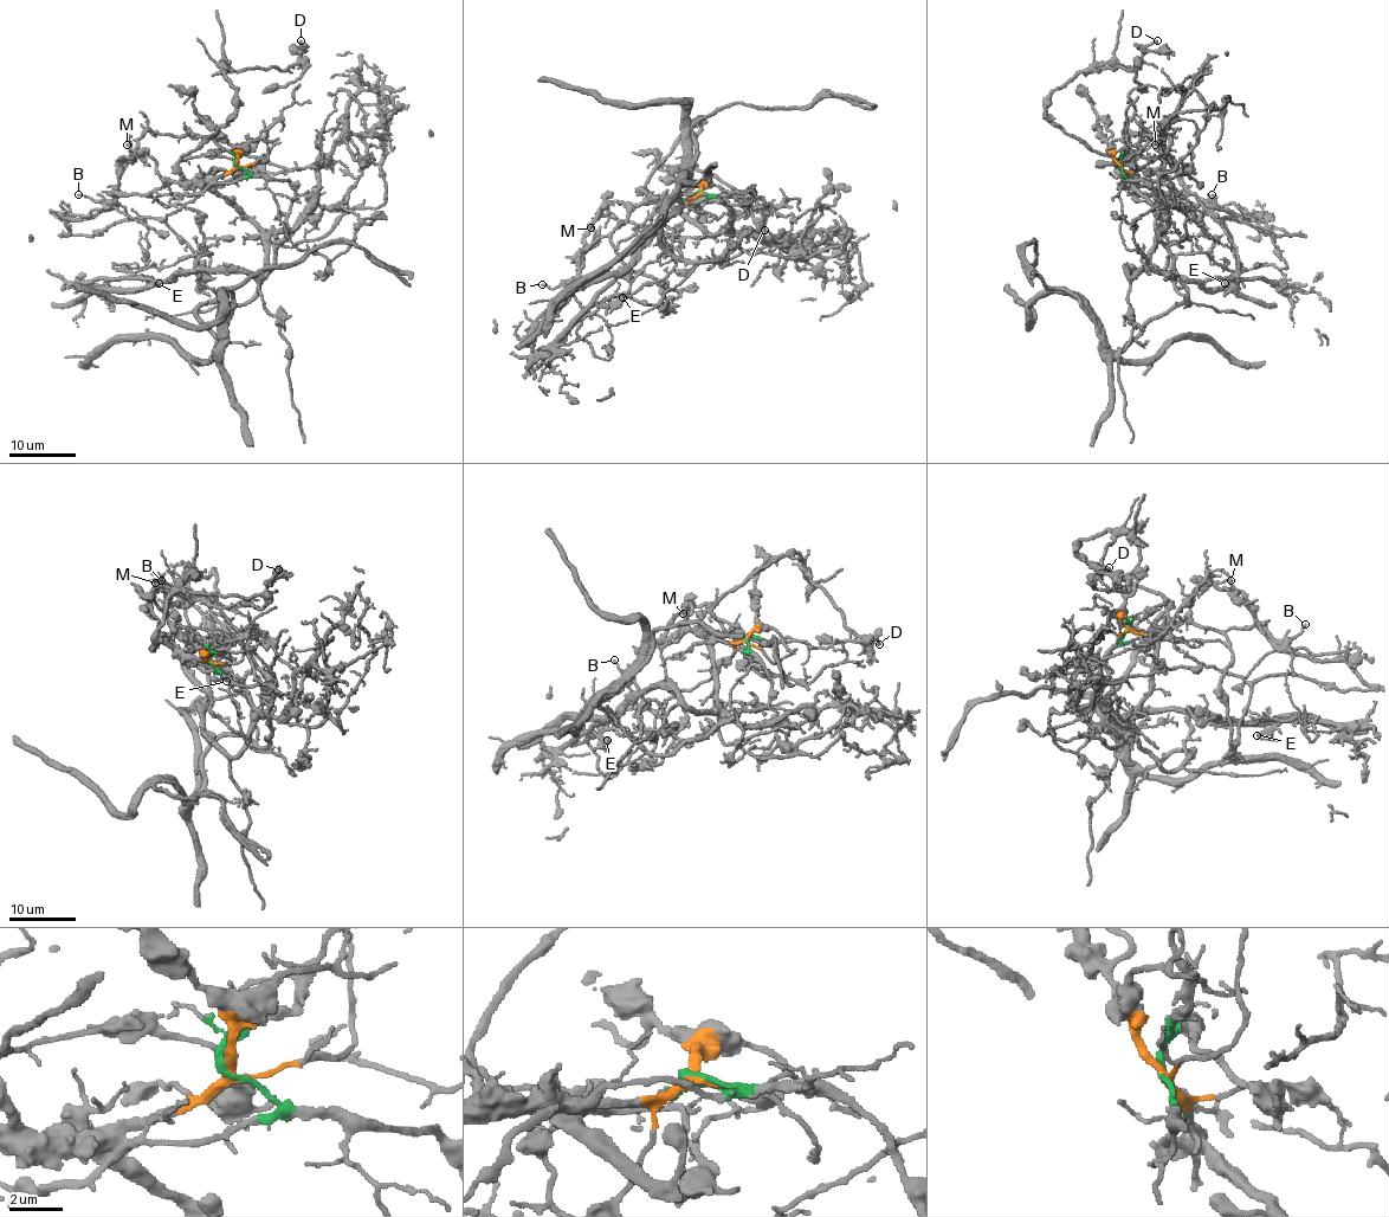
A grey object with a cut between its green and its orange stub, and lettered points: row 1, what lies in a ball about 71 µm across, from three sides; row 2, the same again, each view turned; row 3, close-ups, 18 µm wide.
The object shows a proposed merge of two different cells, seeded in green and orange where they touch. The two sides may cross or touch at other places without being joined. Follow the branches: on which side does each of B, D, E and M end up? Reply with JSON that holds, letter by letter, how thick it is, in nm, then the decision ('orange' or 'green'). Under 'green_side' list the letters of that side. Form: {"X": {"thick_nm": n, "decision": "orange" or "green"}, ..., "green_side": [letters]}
{"B": {"thick_nm": 110, "decision": "orange"}, "D": {"thick_nm": 190, "decision": "orange"}, "E": {"thick_nm": 550, "decision": "orange"}, "M": {"thick_nm": 100, "decision": "orange"}, "green_side": []}

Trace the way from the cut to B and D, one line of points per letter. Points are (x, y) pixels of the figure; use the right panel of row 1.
B: (1118, 166), (1129, 181), (1162, 194), (1181, 193), (1206, 200), (1216, 197), (1212, 194)
D: (1118, 166), (1125, 181), (1110, 156), (1092, 150), (1052, 121), (1050, 94), (1086, 72), (1130, 70), (1157, 40)

